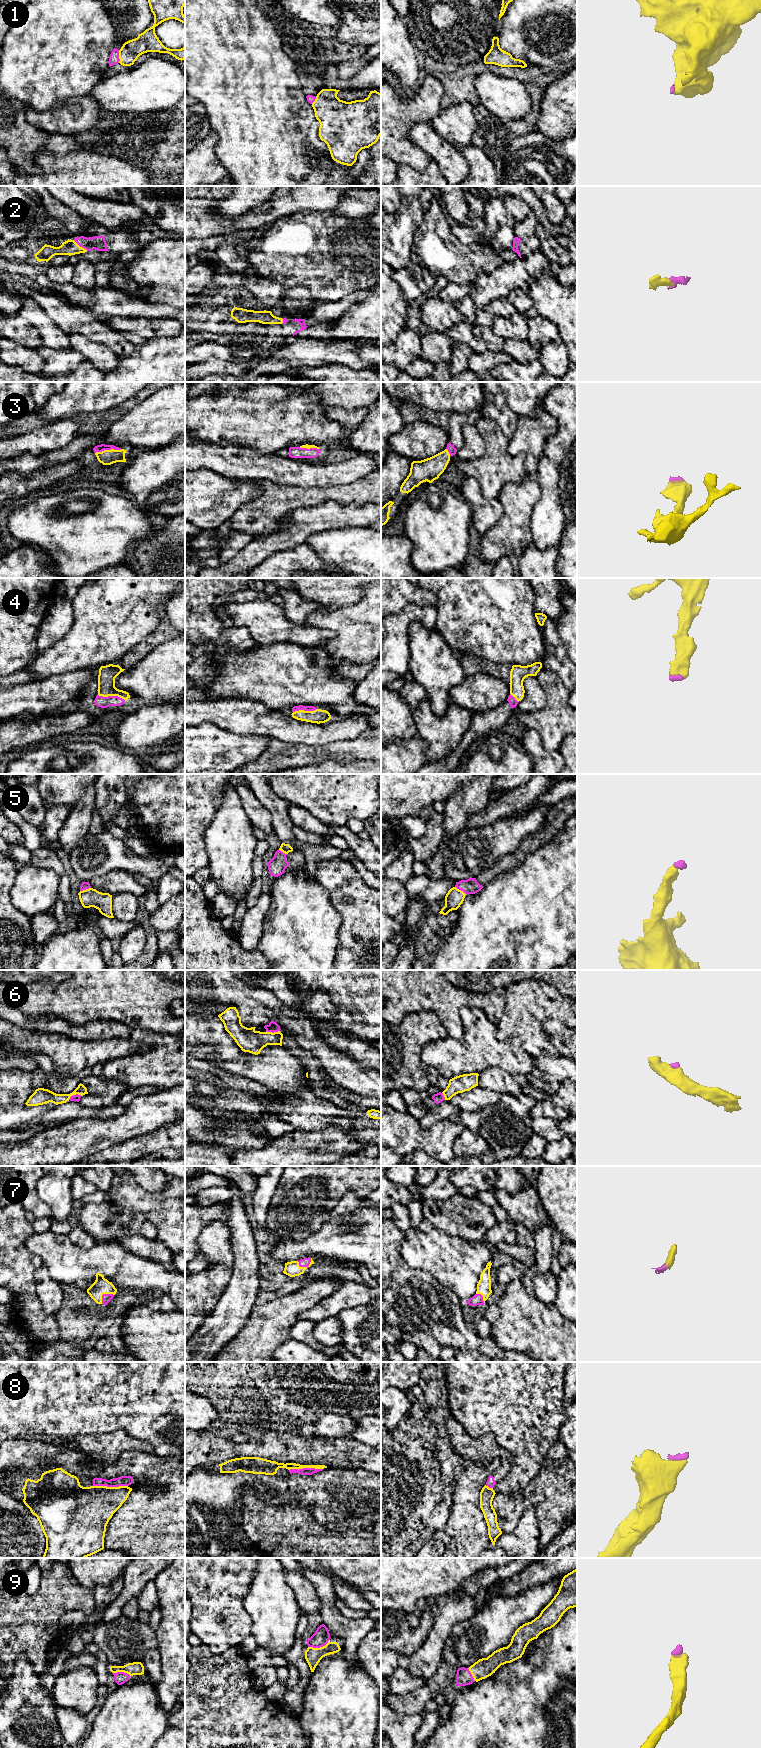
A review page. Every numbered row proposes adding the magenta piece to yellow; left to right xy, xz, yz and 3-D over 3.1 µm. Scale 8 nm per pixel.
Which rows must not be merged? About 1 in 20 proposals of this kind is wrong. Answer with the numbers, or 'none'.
none

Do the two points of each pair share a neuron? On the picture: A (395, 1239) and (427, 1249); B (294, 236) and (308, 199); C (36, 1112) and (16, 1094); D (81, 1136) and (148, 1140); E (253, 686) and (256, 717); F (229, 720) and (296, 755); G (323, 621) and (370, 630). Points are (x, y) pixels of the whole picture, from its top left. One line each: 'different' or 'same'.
A: different
B: different
C: different
D: different
E: different
F: different
G: same

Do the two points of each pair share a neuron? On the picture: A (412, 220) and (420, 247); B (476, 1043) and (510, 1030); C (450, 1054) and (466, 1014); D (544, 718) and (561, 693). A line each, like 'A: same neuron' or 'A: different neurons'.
A: different neurons
B: different neurons
C: same neuron
D: same neuron

